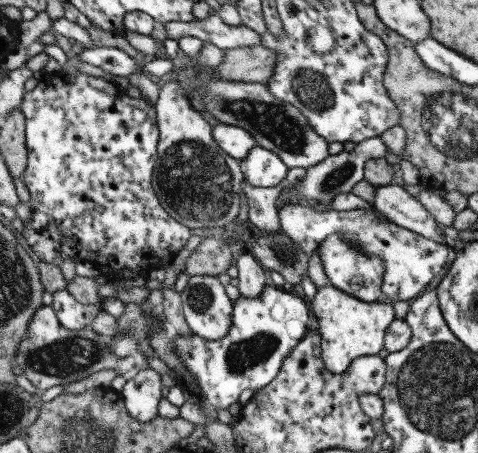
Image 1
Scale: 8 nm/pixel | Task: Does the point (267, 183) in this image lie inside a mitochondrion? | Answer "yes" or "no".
no

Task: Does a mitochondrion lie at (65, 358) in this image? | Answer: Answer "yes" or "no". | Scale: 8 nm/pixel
yes

